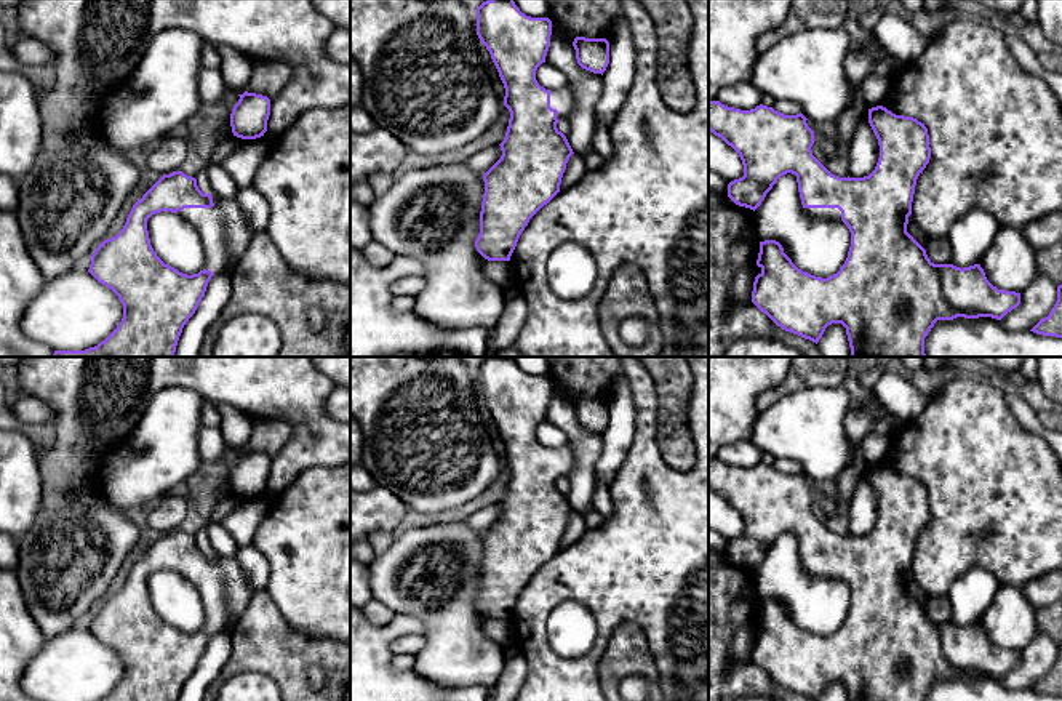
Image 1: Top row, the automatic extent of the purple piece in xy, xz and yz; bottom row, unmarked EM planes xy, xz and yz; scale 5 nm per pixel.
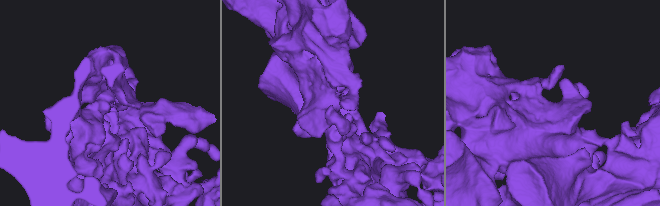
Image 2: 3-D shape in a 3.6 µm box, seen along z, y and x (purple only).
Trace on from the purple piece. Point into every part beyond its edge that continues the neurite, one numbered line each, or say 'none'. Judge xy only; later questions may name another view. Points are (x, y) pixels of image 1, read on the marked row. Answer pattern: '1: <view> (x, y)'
1: xy (224, 232)

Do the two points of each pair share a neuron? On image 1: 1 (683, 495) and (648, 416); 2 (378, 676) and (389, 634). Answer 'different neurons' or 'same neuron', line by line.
1: same neuron
2: same neuron

